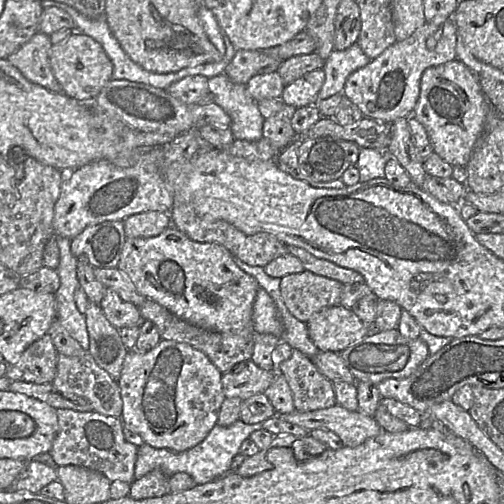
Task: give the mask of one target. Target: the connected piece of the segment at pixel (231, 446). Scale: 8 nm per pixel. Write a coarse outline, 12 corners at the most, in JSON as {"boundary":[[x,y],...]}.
{"boundary":[[261,423],[216,425],[183,452],[143,443],[135,479],[158,469],[196,485],[230,471],[243,441]]}

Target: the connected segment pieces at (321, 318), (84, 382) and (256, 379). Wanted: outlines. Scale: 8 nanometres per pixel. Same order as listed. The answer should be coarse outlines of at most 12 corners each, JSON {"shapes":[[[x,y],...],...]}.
{"shapes":[[[340,305],[306,323],[319,351],[340,353],[374,331]],[[87,351],[58,354],[51,384],[121,417],[117,381]],[[251,359],[222,374],[224,396],[245,401],[264,393],[276,371]]]}

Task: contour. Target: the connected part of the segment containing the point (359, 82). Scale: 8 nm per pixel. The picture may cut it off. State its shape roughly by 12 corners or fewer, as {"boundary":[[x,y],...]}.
{"boundary":[[450,18],[426,23],[353,72],[364,118],[408,118],[430,67],[457,59]]}

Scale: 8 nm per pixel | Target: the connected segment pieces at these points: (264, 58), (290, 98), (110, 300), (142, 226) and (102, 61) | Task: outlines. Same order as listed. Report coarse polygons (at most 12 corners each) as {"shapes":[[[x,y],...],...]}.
{"shapes":[[[236,50],[224,73],[246,85],[283,61],[264,50]],[[323,68],[285,85],[280,98],[290,107],[317,105]],[[108,288],[99,306],[117,329],[139,327],[139,307]],[[167,212],[127,217],[126,237],[150,238],[170,227]],[[80,32],[52,45],[62,92],[95,100],[112,77],[102,46]]]}

